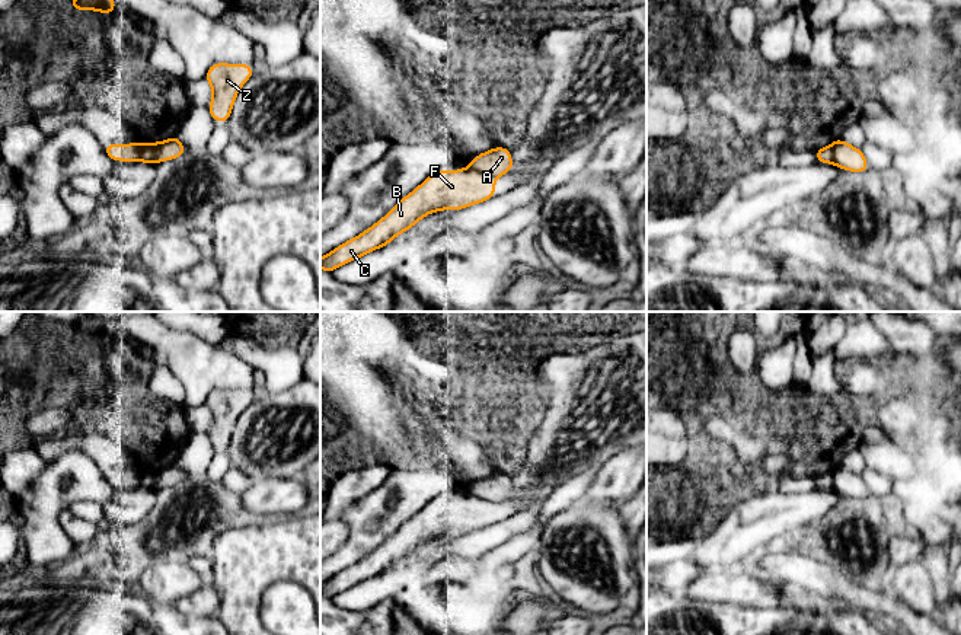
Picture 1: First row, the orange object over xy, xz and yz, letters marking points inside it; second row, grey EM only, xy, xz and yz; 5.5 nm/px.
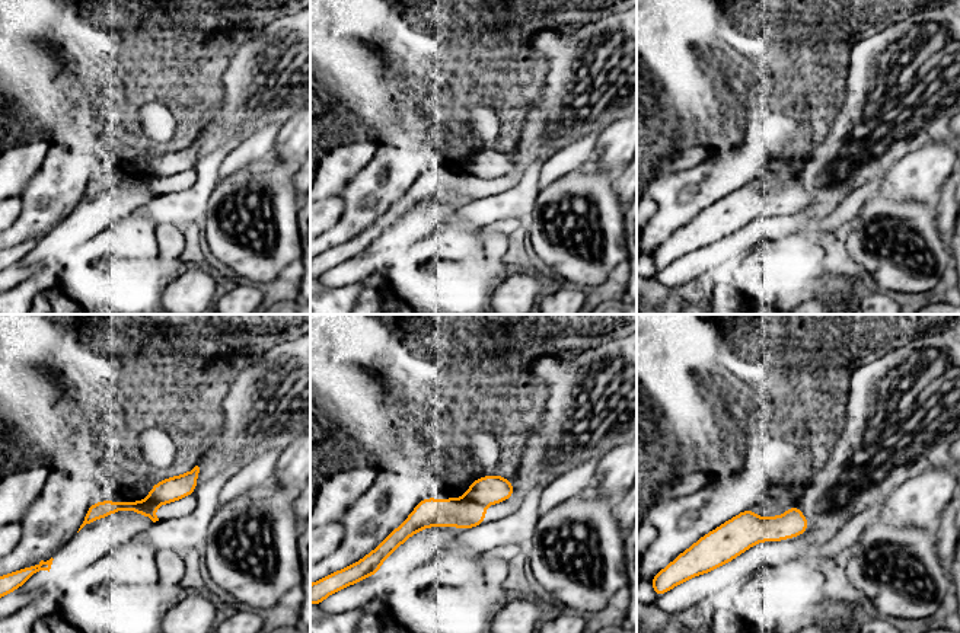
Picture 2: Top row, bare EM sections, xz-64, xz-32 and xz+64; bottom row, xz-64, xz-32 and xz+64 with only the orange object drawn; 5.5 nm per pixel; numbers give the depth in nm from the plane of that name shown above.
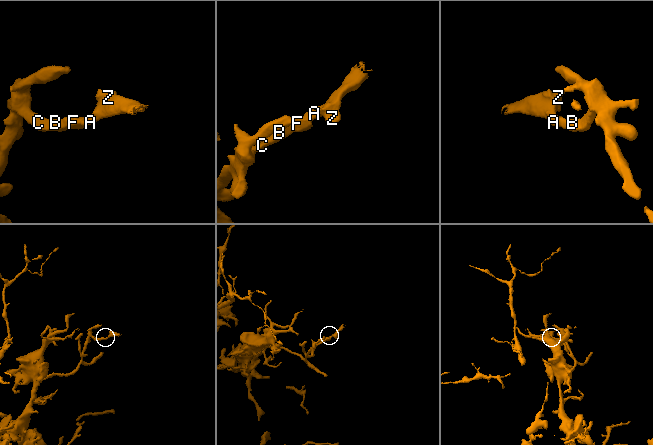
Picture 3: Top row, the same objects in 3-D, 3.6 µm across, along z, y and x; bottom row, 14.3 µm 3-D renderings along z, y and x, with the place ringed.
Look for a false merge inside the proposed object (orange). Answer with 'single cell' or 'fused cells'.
fused cells

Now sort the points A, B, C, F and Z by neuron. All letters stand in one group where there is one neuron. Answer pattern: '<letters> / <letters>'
A Z / B C F

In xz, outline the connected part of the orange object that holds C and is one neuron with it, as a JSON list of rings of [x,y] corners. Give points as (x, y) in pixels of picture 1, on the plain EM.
[[[472,494],[437,497],[402,524],[379,549],[320,584],[320,594],[332,599],[371,577],[389,571],[424,542],[440,536],[462,536],[495,523],[495,502]]]

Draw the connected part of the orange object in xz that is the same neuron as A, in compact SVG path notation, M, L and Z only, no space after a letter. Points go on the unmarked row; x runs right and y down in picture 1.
M495 473L473 484L470 494L489 502L501 502L513 495L513 484L507 473Z

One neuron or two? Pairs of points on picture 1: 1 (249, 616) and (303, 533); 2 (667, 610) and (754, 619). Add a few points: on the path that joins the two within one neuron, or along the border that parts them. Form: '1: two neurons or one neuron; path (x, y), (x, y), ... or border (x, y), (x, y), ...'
1: one neuron; path (249, 596), (249, 587), (283, 554)
2: one neuron; path (689, 610), (701, 610), (714, 619), (733, 619)

